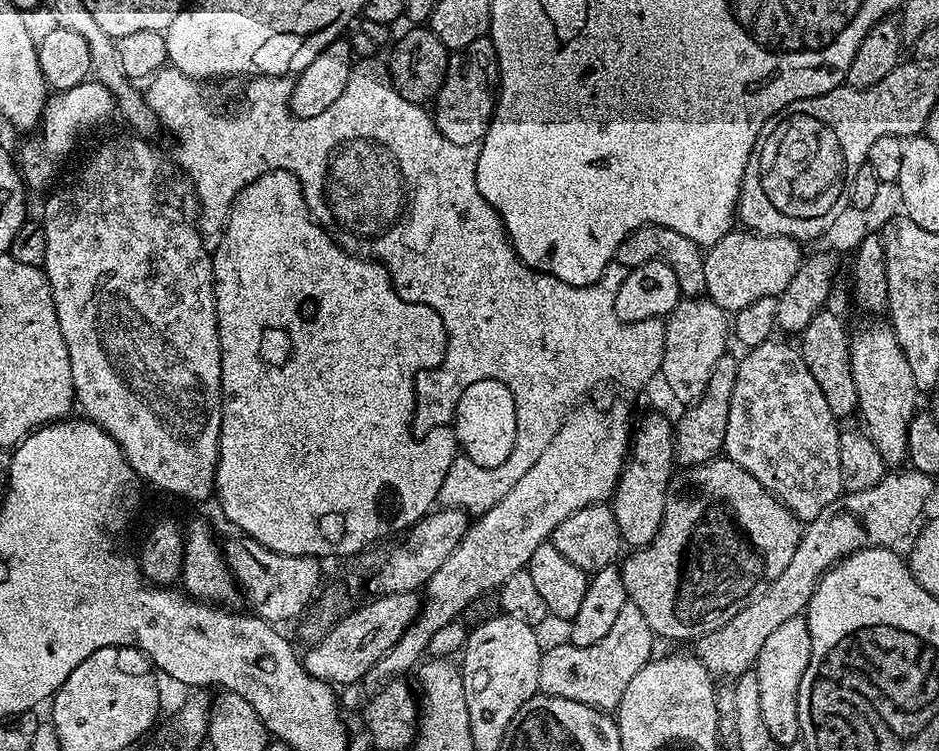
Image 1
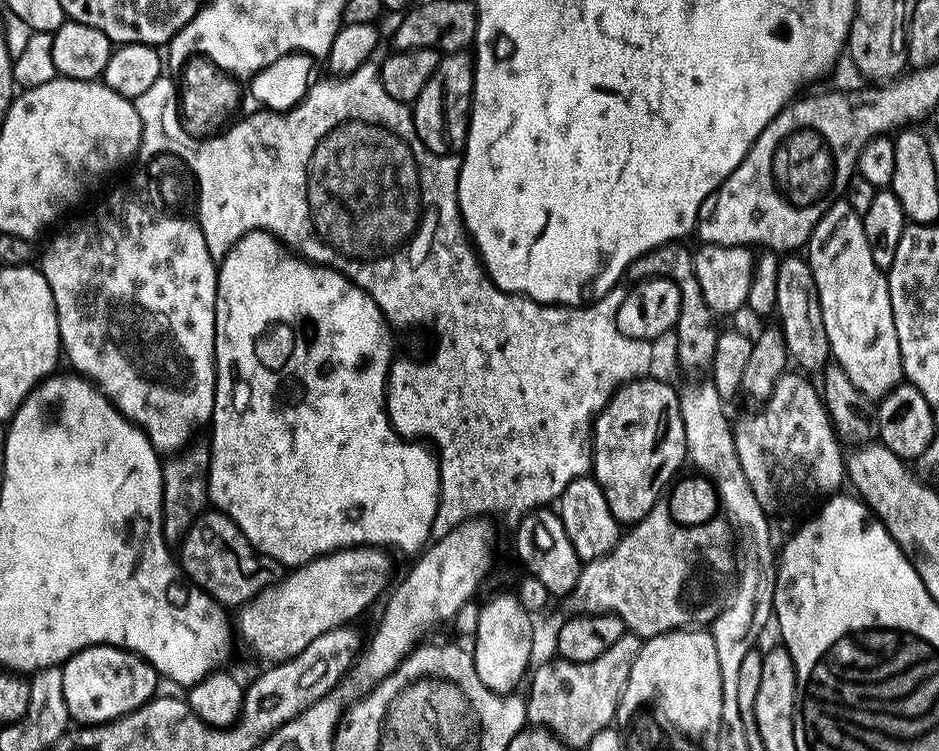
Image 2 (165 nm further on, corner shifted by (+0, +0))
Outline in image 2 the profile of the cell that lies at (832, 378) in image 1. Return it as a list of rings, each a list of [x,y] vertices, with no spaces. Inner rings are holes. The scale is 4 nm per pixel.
[[[788,254],[780,260],[774,316],[775,319],[780,319],[778,327],[784,336],[784,345],[788,347],[791,363],[805,373],[819,373],[829,363],[830,353],[826,326],[822,326],[822,310],[816,297],[814,274],[803,255]]]

